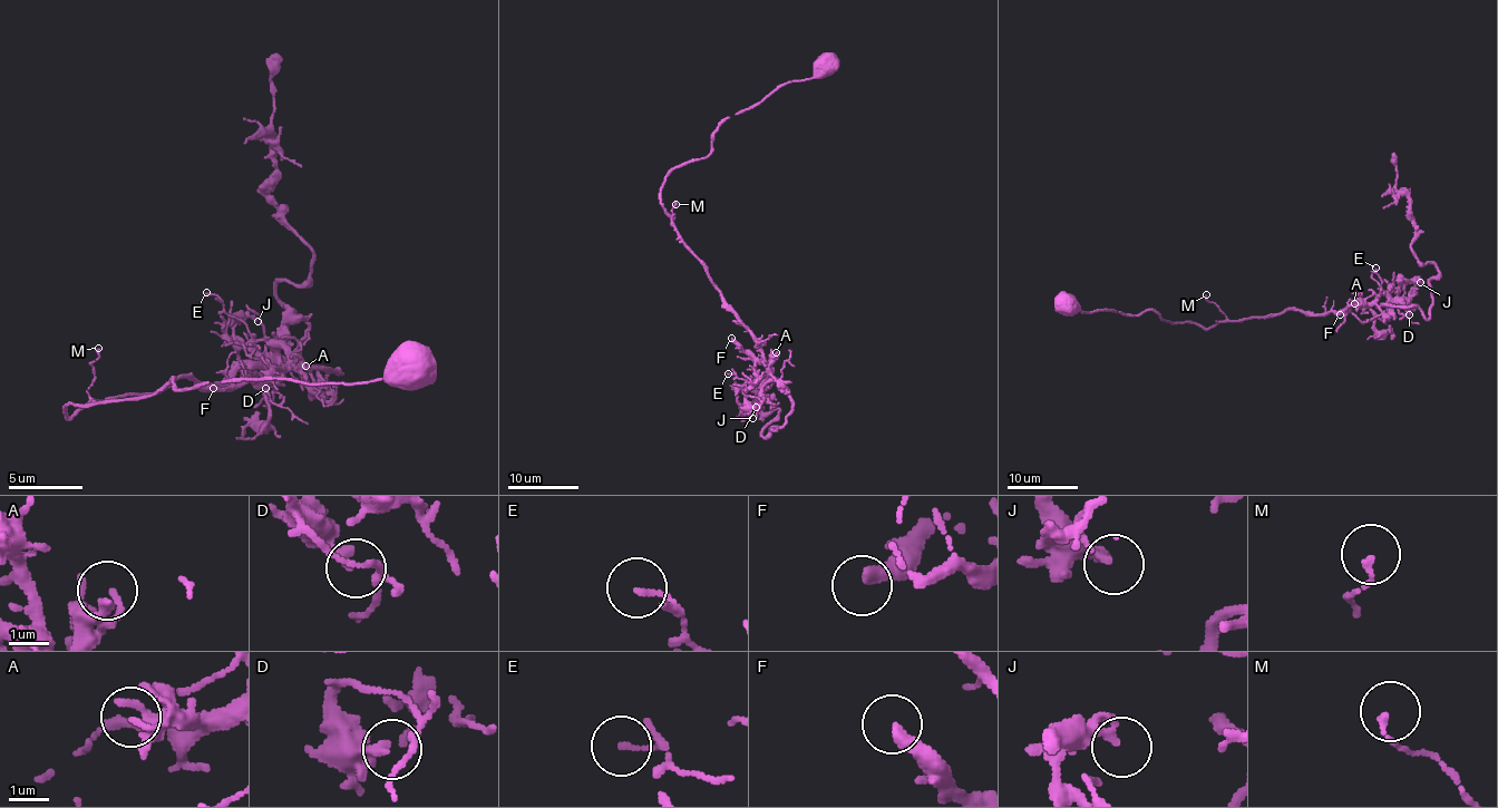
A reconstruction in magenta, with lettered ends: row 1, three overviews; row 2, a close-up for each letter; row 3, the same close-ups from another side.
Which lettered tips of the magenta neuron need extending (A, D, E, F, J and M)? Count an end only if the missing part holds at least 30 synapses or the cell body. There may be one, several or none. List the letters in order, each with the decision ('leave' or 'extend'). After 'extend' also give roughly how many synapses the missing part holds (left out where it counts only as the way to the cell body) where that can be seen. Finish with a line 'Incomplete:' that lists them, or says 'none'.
A: leave
D: leave
E: leave
F: extend | 80 syn
J: leave
M: leave
Incomplete: F

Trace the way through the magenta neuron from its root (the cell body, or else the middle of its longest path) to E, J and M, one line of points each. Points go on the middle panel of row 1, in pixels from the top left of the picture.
E: (722, 295), (722, 302), (755, 338), (767, 370), (758, 380), (728, 373)
J: (722, 295), (722, 302), (755, 338), (767, 370), (759, 398), (742, 412), (752, 418)
M: (722, 295), (708, 269), (671, 224), (674, 217), (672, 206), (675, 204)

